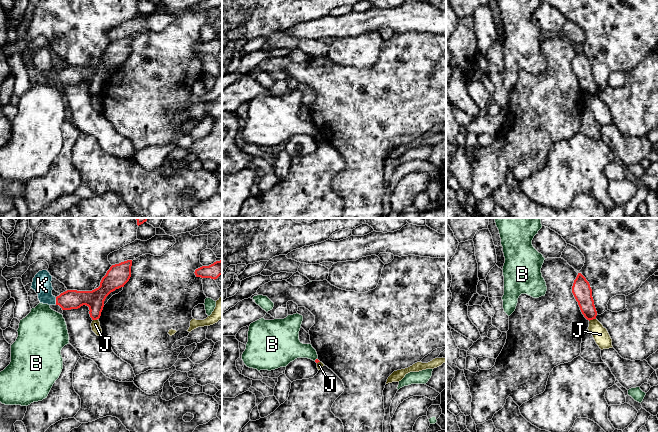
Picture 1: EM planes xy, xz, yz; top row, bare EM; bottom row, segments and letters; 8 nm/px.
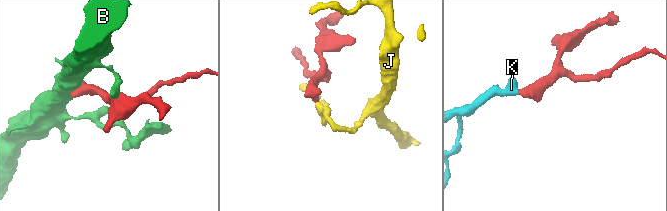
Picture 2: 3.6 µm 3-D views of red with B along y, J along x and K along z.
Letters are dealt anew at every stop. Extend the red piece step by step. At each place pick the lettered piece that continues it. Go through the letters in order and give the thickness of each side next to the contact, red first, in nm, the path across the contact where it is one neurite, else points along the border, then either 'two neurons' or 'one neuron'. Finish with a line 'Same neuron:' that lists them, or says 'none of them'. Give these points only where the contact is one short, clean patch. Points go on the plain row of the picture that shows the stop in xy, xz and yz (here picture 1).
B: 20 nm thick on the red side, 220 nm on the other; two neurons
J: 150 nm thick on the red side, 130 nm on the other; border along yz (595, 94), (589, 97); two neurons
K: 160 nm thick on the red side, 150 nm on the other; runs through xy (71, 75), (56, 76), (44, 67), (42, 61); one neuron
Same neuron: K

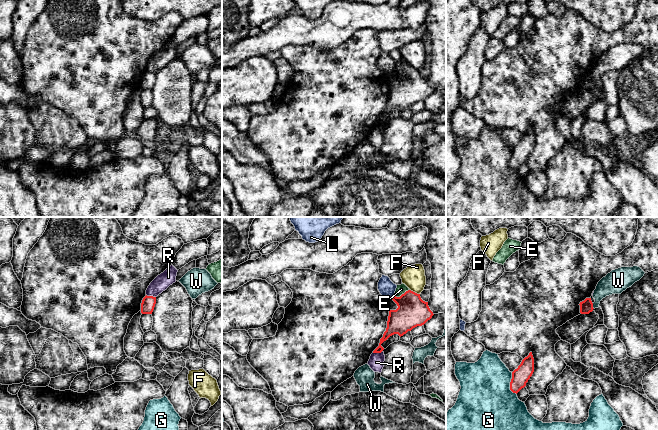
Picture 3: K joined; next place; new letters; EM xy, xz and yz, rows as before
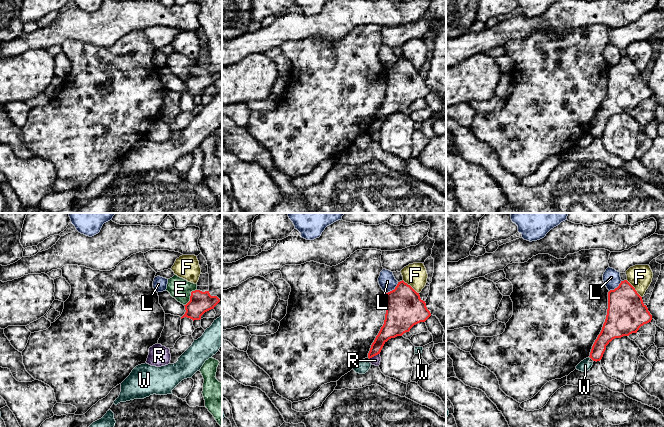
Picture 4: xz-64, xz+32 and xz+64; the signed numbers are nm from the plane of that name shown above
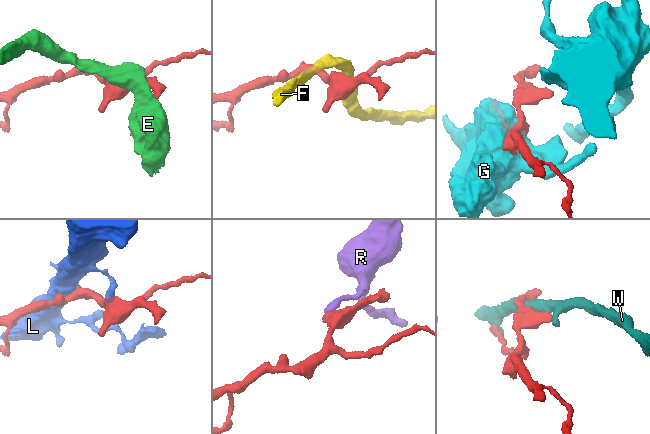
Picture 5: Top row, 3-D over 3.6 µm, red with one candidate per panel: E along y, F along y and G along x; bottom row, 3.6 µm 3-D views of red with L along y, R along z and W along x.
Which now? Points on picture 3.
E: 240 nm thick on the red side, 80 nm on the other; two neurons
F: 240 nm thick on the red side, 180 nm on the other; border along xz (410, 65), (419, 70); two neurons
G: 140 nm thick on the red side, 460 nm on the other; two neurons
L: 240 nm thick on the red side, 140 nm on the other; two neurons
R: 110 nm thick on the red side, 120 nm on the other; border along xy (146, 70), (155, 73); two neurons
W: 110 nm thick on the red side, 180 nm on the other; two neurons
Same neuron: none of them

